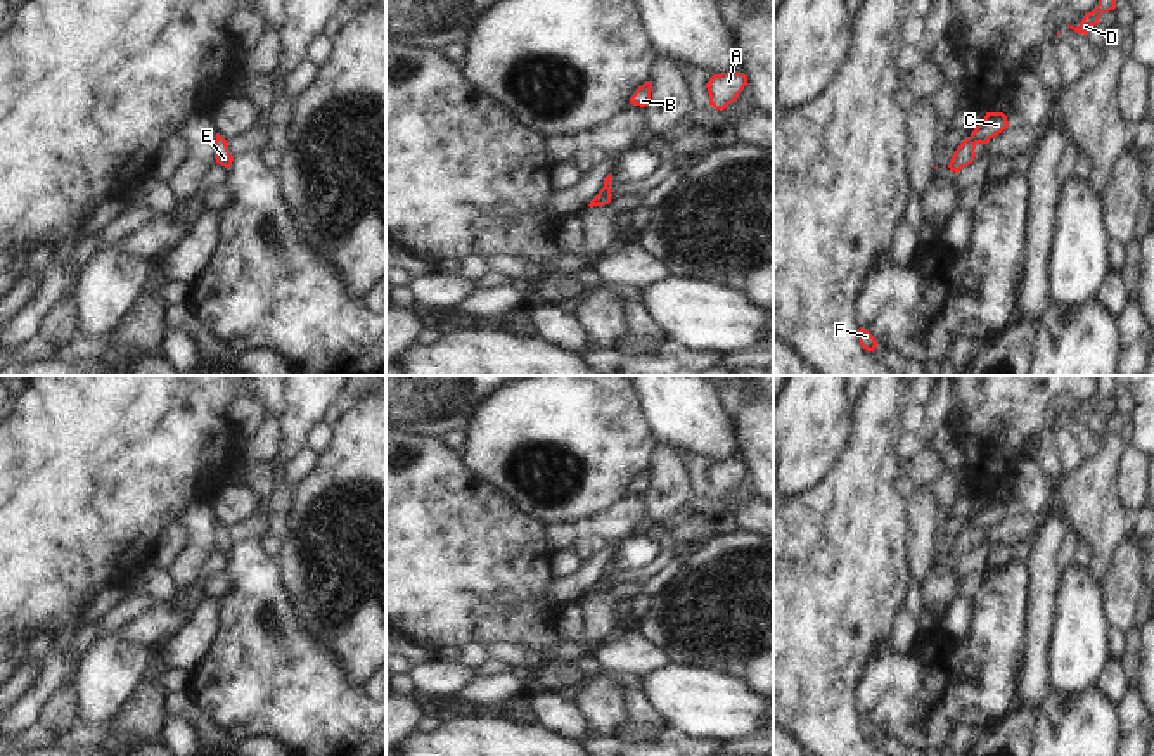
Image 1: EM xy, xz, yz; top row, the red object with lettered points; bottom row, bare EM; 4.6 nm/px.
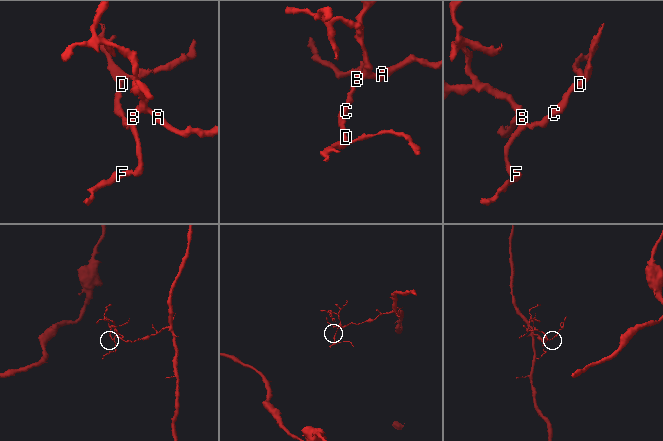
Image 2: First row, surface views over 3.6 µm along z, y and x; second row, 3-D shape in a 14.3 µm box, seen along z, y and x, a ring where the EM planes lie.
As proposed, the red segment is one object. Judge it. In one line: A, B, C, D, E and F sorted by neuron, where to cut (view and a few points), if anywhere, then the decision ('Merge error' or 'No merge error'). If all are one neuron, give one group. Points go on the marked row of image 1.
Groups: A B C D E F. No split. No merge error.

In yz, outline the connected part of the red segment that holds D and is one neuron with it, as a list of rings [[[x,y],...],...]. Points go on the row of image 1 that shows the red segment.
[[[1099,0],[1099,5],[1083,16],[1081,22],[1073,28],[1067,24],[1067,28],[1078,31],[1078,33],[1088,33],[1095,24],[1099,24],[1099,19],[1104,12],[1114,10],[1116,9],[1116,0]]]

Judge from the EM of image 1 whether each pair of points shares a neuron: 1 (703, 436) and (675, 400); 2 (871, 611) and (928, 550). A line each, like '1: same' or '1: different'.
1: same
2: different

